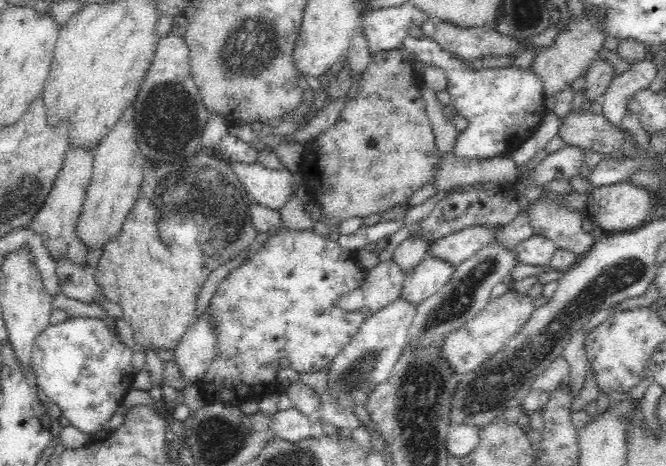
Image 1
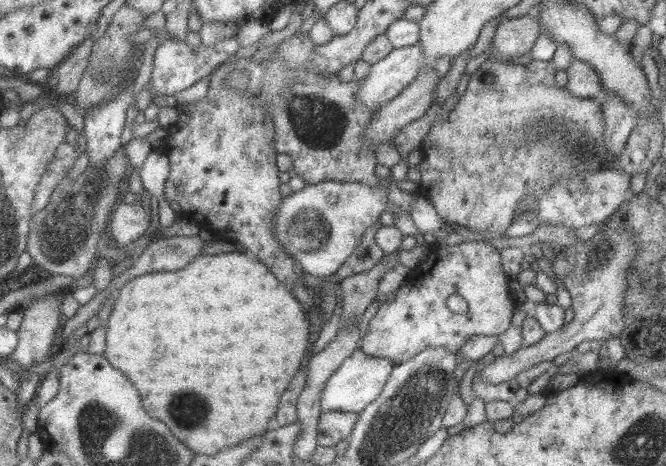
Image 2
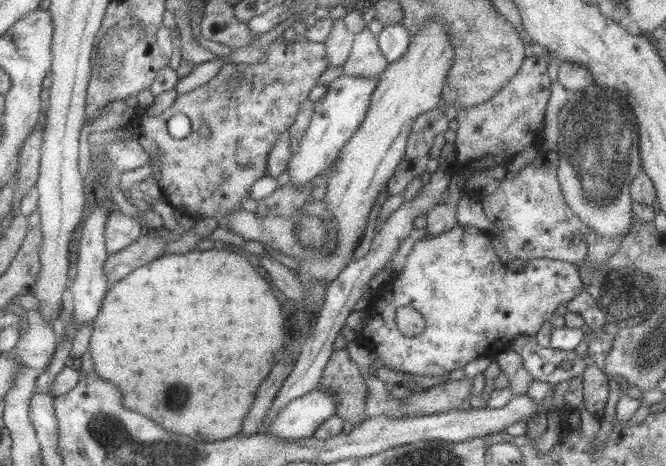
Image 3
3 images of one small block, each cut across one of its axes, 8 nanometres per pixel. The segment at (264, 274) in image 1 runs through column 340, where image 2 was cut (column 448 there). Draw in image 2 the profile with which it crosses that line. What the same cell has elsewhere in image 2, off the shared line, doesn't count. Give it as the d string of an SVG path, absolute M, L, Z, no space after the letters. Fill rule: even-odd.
M464 240L459 244L435 244L427 248L425 255L411 274L395 293L391 302L381 303L375 316L371 318L365 336L361 338L361 350L369 357L389 358L393 366L409 361L415 354L427 348L443 346L443 350L459 356L461 345L477 334L497 336L510 327L515 298L508 287L509 278L503 273L499 261L499 249L483 241ZM450 295L459 295L467 302L467 312L455 315L447 309L445 299Z

